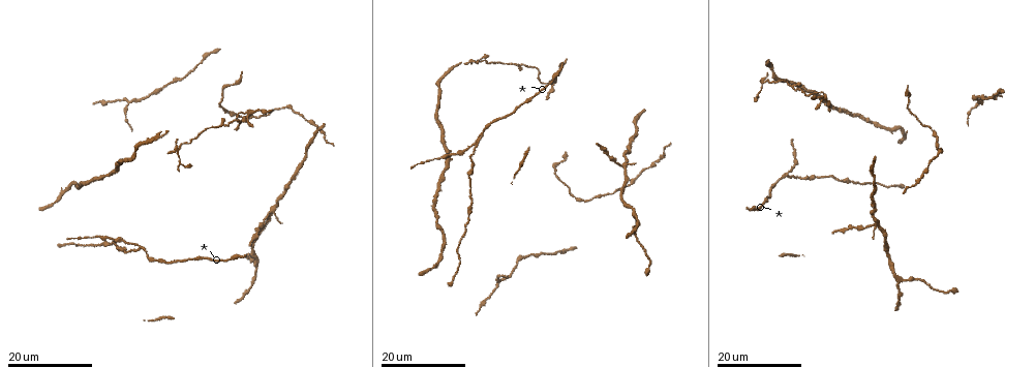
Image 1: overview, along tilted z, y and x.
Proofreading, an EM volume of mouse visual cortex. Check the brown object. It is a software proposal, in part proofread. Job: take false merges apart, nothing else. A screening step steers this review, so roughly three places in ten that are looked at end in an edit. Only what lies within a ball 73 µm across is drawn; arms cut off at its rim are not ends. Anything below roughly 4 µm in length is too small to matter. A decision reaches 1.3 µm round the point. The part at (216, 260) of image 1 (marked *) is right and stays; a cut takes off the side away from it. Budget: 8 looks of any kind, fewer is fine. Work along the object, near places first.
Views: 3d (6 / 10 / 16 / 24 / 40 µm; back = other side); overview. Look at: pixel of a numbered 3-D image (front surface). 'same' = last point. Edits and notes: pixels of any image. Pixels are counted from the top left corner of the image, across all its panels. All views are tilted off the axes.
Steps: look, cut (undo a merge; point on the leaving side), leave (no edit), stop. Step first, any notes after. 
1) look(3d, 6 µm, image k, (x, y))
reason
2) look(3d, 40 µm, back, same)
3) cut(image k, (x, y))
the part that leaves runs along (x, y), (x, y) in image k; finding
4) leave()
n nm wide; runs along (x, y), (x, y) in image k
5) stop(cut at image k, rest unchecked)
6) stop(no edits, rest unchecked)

look(3d, 24 µm, image 1, (626, 169))

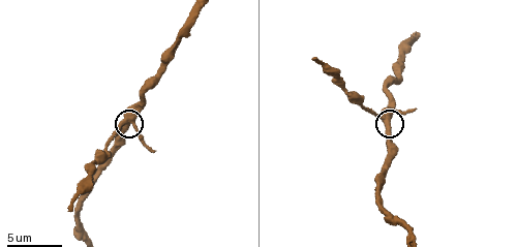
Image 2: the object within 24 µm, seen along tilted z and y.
look(3d, 6 µm, image 2, (386, 125))

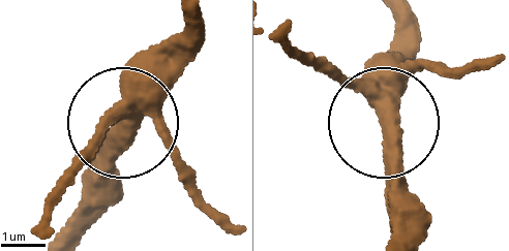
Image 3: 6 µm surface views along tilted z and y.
leave()
one neuron here

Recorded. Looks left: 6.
look(3d, 16 µm, image 1, (127, 101))
branch point

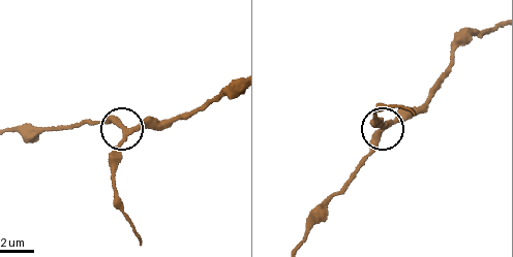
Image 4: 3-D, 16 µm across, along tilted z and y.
look(3d, 6 µm, image 4, (123, 130))

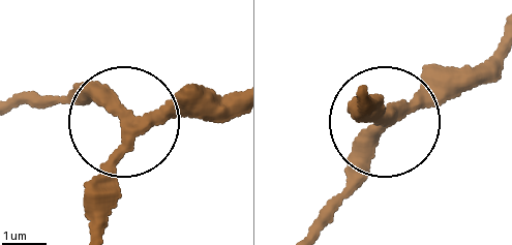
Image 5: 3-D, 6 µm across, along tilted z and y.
leave()
one neuron here

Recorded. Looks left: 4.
look(3d, 24 µm, image 1, (243, 114))

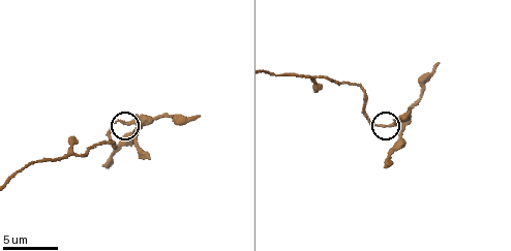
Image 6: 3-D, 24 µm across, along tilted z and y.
look(3d, 6 µm, image 6, (132, 121))

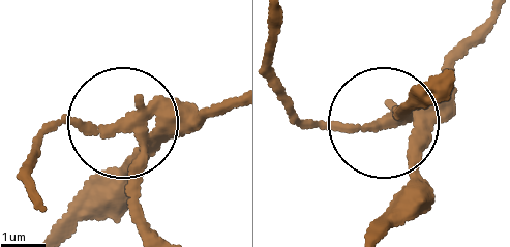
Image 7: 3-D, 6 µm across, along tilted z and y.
cut(image 7, (84, 122))
the part that leaves runs along (151, 118), (57, 125), (37, 150), (31, 188) in image 7; two neurons meet here

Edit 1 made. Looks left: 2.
stop(cut at image 7, rest unchecked)

